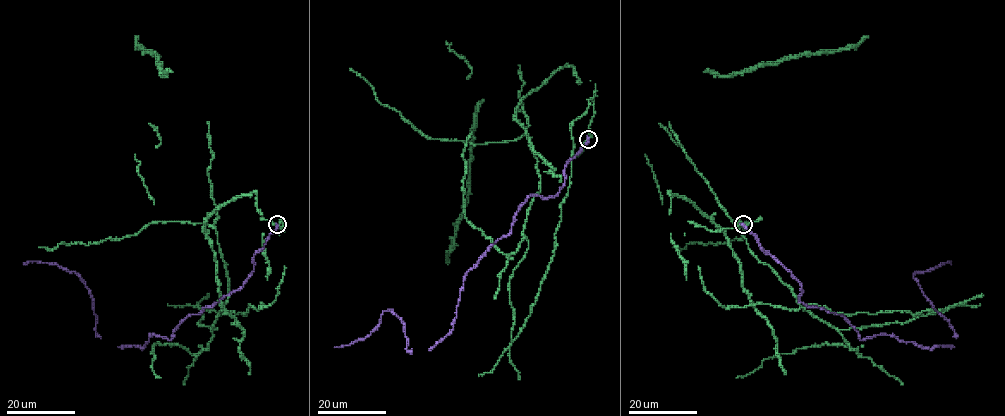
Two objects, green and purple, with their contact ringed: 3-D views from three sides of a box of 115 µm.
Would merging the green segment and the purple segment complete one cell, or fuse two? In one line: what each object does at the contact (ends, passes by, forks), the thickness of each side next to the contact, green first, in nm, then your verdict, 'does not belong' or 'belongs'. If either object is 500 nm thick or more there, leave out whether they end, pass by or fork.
green passes by; purple ends; calibres 150 and 320 nm; does not belong

